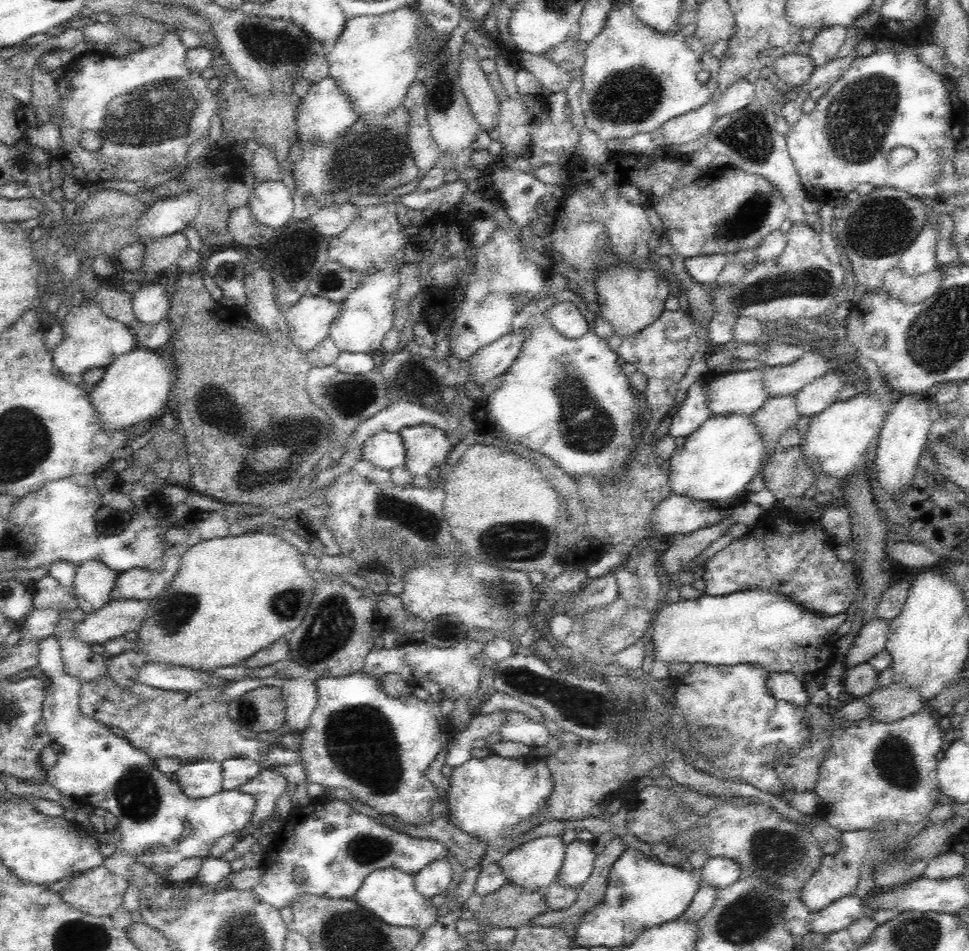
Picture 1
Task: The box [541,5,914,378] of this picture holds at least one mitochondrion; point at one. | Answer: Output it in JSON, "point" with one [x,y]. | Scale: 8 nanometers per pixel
{"point":[859,122]}

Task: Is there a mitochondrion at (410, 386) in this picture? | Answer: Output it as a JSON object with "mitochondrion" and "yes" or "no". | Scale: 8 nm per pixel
{"mitochondrion":"yes"}

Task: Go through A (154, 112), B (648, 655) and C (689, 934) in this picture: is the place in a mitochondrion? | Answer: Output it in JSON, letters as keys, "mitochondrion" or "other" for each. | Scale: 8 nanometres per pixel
{"A":"mitochondrion","B":"other","C":"other"}

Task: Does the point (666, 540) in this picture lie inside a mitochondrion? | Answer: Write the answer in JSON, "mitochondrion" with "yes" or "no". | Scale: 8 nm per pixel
{"mitochondrion":"no"}

